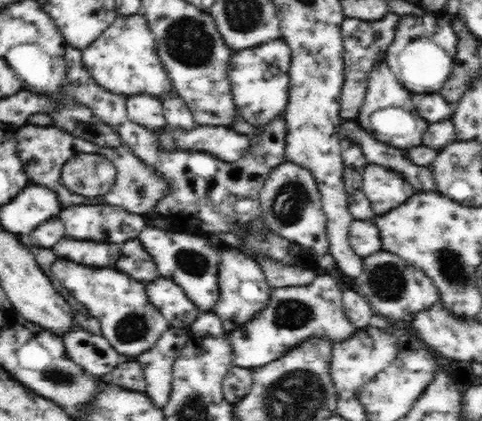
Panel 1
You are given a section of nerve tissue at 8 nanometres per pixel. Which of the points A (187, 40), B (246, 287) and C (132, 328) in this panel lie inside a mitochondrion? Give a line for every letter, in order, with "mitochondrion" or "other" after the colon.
A: mitochondrion
B: other
C: mitochondrion

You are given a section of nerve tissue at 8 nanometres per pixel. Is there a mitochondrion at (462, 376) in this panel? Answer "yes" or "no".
no

